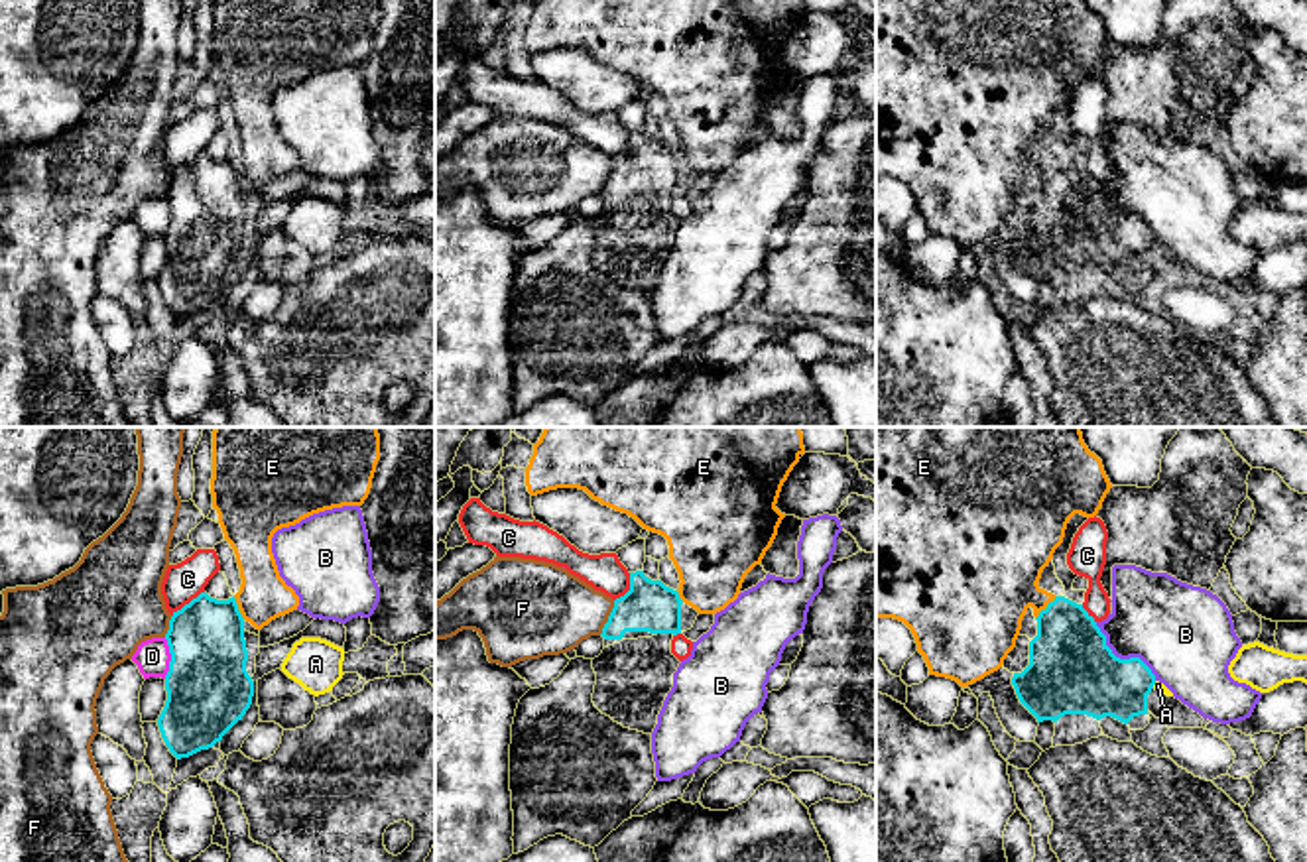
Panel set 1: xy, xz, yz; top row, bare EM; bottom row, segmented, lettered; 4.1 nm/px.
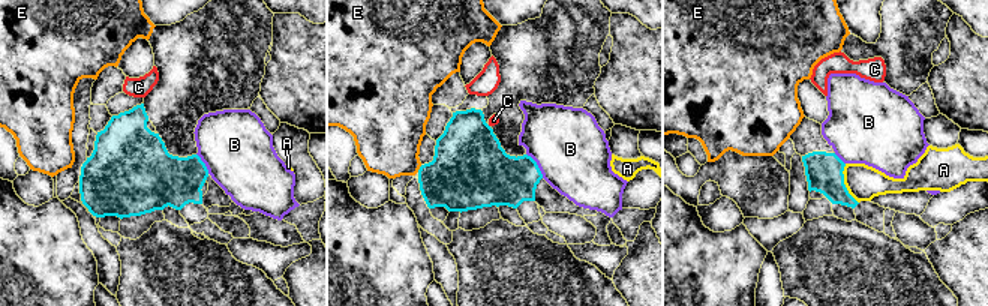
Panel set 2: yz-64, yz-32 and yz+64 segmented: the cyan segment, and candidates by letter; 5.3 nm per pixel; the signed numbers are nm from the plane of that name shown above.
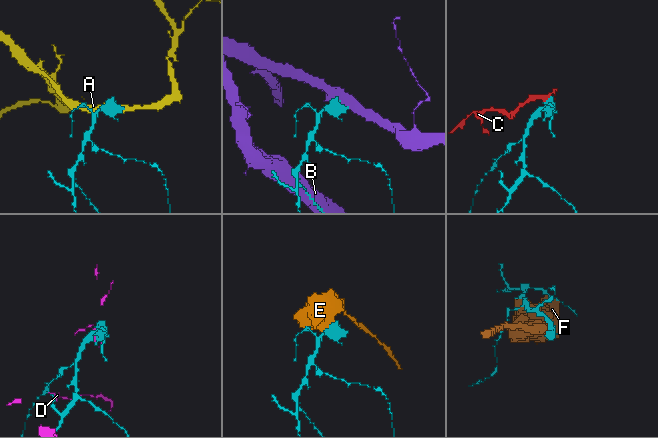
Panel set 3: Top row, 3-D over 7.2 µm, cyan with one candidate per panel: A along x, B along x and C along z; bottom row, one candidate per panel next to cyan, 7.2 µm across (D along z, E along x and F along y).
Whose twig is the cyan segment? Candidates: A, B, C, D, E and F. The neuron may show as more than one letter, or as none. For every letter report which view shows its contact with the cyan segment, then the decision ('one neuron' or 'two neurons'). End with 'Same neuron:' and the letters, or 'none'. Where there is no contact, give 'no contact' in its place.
A: contact in yz; two neurons
B: contact in yz; two neurons
C: contact in xy; two neurons
D: contact in xy; two neurons
E: contact in yz; two neurons
F: contact in xz; two neurons
Same neuron: none

